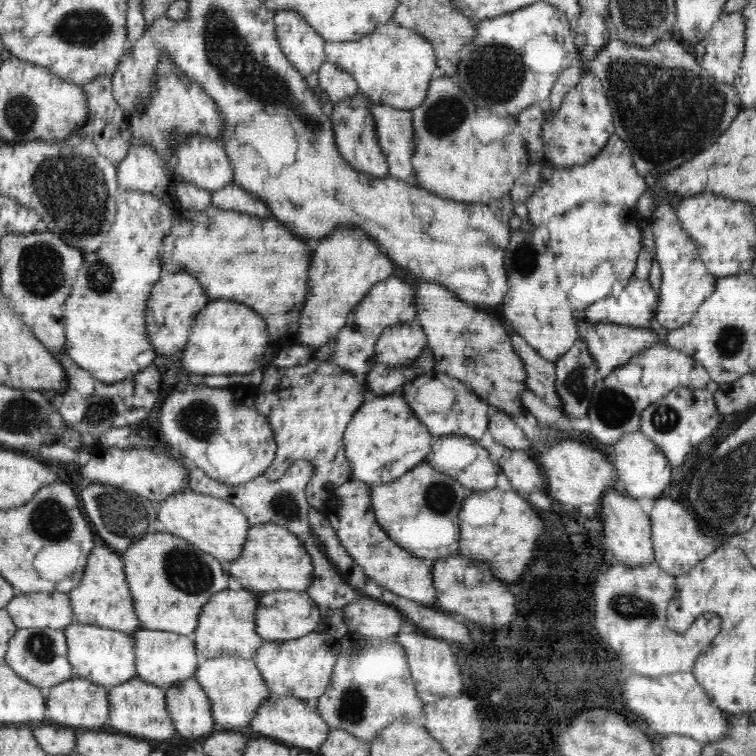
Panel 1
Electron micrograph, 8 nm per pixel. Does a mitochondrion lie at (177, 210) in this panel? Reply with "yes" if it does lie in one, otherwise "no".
no

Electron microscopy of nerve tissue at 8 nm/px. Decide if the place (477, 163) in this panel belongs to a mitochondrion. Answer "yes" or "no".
no

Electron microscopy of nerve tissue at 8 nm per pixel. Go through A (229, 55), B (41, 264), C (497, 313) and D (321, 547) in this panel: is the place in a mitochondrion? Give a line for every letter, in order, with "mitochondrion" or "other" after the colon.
A: mitochondrion
B: mitochondrion
C: other
D: other

